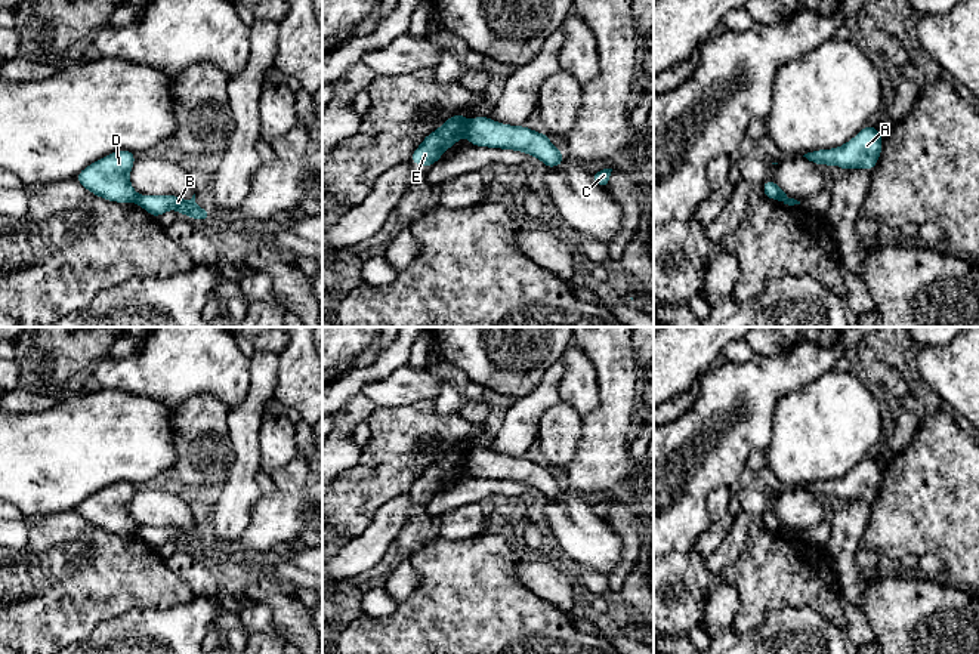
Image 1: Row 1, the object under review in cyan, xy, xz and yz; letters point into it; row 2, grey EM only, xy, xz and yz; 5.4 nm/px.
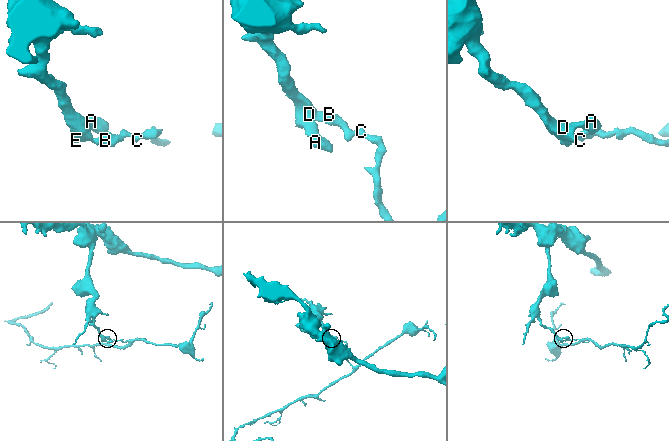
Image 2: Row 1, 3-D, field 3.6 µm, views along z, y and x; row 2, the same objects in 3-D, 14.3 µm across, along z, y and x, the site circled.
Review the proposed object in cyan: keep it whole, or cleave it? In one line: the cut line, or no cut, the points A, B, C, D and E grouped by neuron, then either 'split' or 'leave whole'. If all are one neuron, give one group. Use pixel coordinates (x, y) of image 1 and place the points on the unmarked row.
cut in xz along (469, 453), (463, 466); A D E / B C; split

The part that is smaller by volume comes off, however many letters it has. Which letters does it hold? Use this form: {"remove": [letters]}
{"remove": ["B", "C"]}

